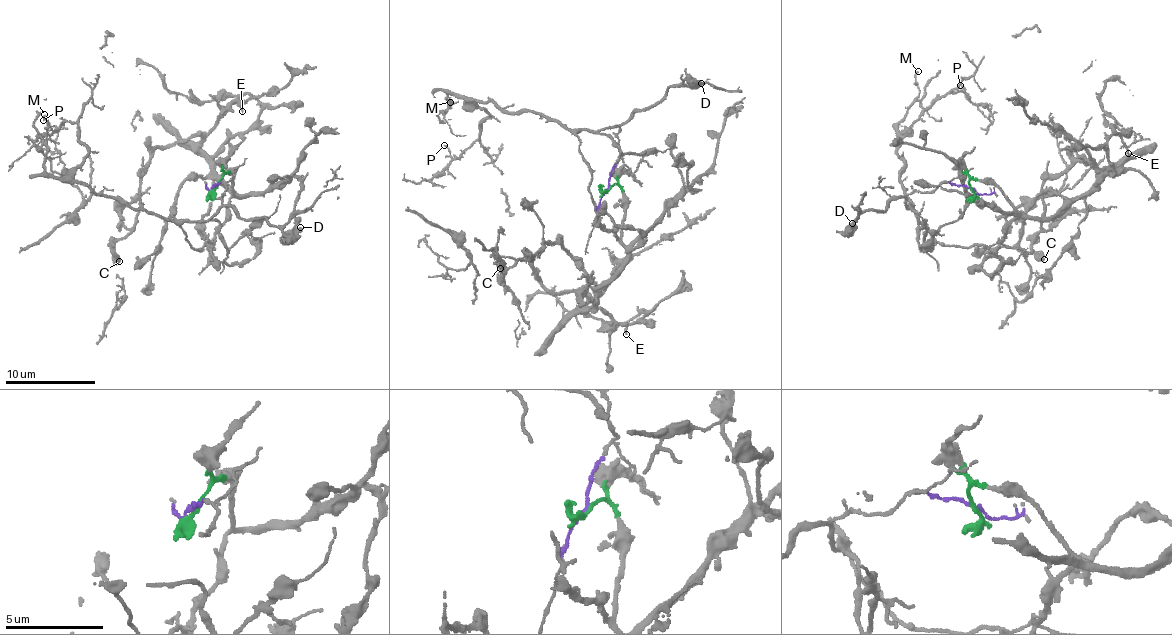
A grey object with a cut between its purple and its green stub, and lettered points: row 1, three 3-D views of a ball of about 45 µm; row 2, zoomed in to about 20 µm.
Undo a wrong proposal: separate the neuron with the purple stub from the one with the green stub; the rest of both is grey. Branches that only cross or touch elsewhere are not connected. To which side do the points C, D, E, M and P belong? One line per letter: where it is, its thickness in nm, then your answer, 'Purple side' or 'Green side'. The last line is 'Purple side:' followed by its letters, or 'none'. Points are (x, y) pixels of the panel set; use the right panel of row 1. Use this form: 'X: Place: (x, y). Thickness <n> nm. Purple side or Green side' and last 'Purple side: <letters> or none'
C: Place: (1044, 259). Thickness 440 nm. Green side
D: Place: (852, 223). Thickness 400 nm. Purple side
E: Place: (1128, 153). Thickness 150 nm. Green side
M: Place: (918, 71). Thickness 150 nm. Purple side
P: Place: (960, 85). Thickness 110 nm. Purple side
Purple side: D, M, P

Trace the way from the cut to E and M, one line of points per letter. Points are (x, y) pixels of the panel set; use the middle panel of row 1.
E: (608, 189), (619, 186), (627, 260), (595, 305), (619, 323), (647, 312), (634, 317), (625, 334)
M: (609, 189), (618, 158), (617, 127), (564, 129), (527, 112), (501, 111), (491, 100), (449, 94), (449, 102)

